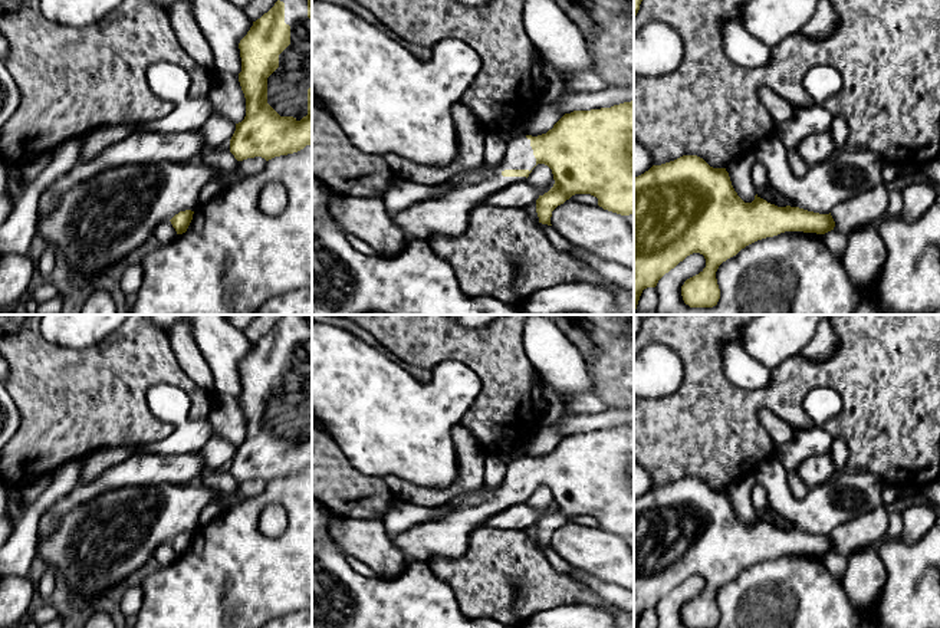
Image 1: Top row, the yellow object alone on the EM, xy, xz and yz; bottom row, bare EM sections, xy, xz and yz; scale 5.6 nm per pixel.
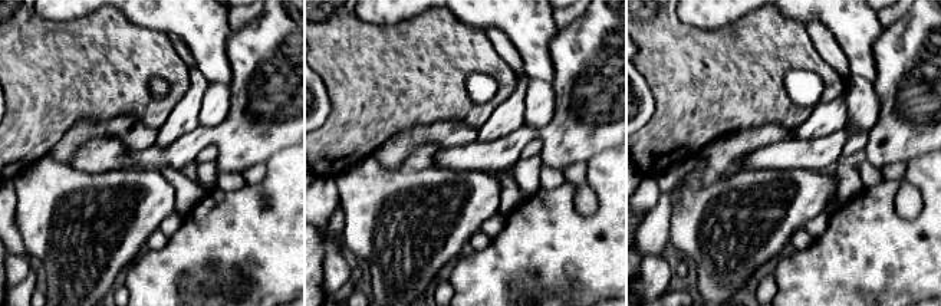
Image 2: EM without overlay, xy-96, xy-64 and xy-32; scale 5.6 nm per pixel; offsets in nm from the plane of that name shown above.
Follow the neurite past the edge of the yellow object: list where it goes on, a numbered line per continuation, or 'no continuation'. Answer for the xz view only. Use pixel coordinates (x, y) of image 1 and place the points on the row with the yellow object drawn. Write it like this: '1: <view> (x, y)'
1: xz (449, 214)

